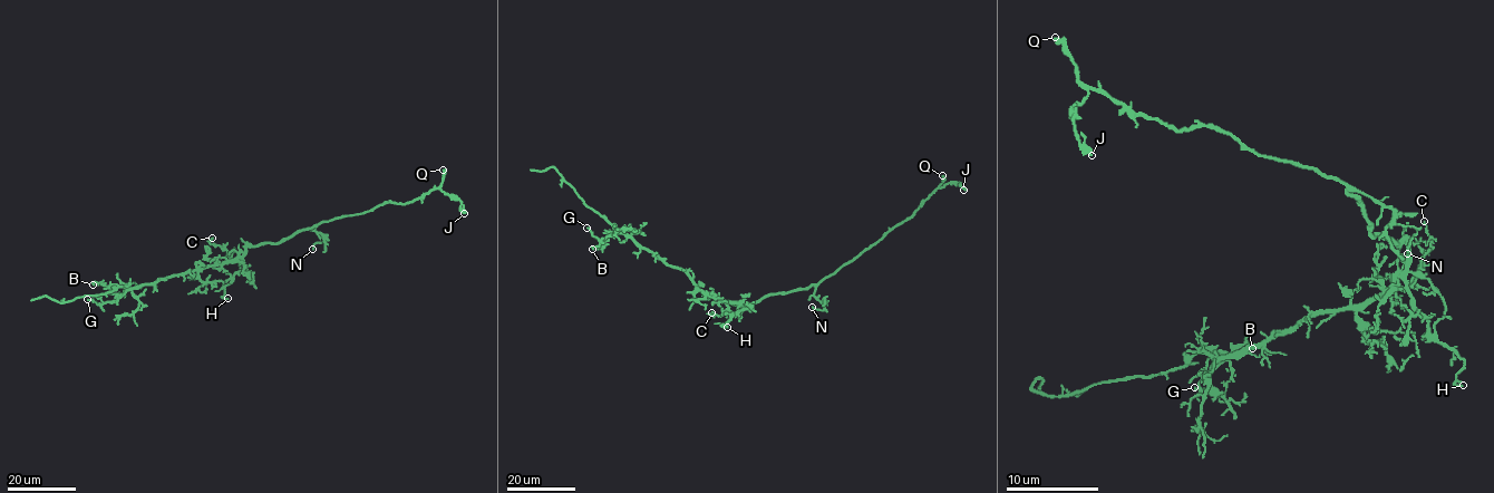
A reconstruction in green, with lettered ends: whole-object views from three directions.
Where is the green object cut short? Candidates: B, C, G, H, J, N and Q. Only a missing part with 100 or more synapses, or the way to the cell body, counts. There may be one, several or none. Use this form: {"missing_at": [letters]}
{"missing_at": []}

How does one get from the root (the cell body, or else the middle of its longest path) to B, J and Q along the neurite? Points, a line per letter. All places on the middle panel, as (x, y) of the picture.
B: (746, 307), (706, 295), (684, 270), (666, 264), (618, 230), (600, 248), (592, 249)
J: (746, 307), (769, 295), (817, 286), (906, 221), (937, 189), (959, 183), (963, 190)
Q: (746, 307), (769, 295), (817, 286), (906, 221), (943, 183), (942, 175)

